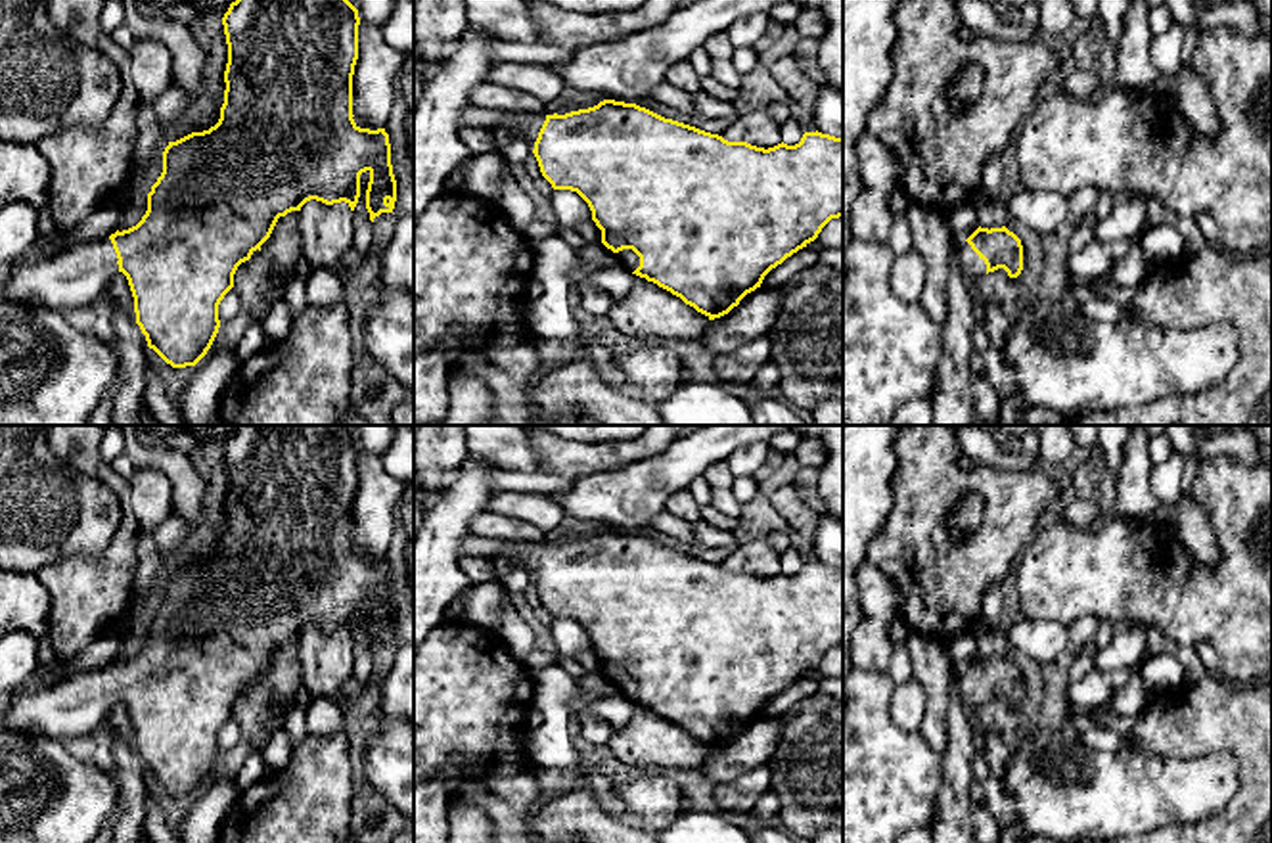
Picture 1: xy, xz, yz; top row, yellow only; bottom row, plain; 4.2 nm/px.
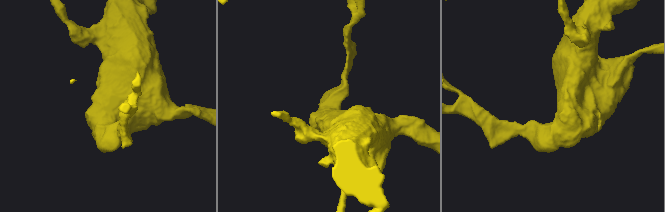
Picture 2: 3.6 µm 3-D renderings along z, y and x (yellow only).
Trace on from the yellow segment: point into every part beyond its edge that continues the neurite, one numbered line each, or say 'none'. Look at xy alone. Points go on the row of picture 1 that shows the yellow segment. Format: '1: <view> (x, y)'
1: xy (73, 278)

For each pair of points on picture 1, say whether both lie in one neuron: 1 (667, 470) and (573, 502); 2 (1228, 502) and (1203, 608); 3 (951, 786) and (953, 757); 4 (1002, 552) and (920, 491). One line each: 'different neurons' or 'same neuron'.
1: same neuron
2: same neuron
3: same neuron
4: same neuron

